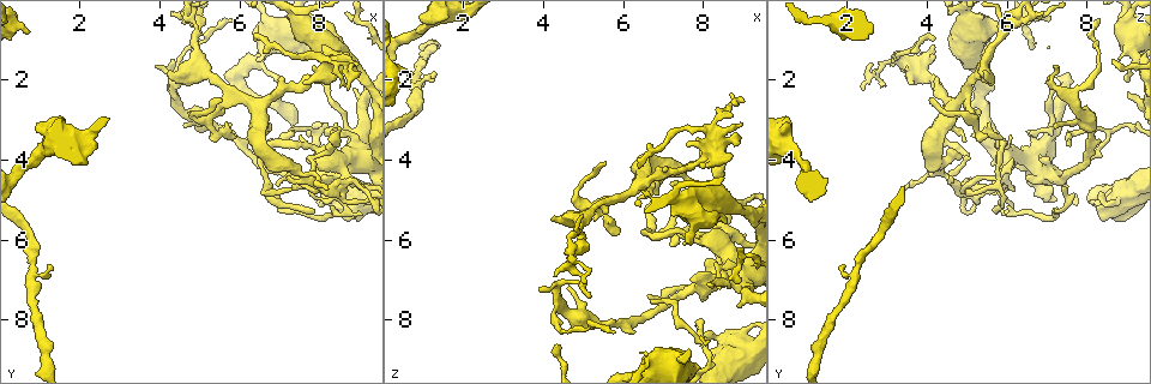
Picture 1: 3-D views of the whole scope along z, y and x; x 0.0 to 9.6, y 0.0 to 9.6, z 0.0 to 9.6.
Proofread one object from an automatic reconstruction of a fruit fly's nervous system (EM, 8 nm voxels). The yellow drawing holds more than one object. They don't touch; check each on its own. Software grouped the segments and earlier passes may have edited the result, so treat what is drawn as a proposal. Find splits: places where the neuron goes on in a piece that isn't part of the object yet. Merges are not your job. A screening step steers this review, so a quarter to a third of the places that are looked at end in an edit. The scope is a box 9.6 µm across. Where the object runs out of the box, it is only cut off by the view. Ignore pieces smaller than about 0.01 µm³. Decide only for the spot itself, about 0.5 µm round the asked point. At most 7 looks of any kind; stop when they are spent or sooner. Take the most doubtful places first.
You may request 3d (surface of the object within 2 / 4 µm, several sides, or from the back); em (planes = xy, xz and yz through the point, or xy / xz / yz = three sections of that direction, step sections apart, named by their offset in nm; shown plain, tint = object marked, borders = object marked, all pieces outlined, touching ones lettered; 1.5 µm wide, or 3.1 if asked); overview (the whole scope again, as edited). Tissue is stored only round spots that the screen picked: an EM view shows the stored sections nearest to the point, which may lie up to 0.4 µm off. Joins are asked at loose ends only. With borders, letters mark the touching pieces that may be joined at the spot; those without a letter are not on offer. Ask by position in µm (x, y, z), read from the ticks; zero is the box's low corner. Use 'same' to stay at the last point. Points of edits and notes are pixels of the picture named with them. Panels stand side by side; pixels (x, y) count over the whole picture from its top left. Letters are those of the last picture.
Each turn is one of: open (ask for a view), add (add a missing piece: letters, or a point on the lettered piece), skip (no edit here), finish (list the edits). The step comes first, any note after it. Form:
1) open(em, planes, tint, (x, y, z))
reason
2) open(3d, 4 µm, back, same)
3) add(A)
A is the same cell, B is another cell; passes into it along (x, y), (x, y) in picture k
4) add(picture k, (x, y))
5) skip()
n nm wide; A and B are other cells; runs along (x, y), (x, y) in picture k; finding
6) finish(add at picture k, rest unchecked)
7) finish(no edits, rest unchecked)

open(em, planes, borders, (6.95, 2.05, 9.10))
free end

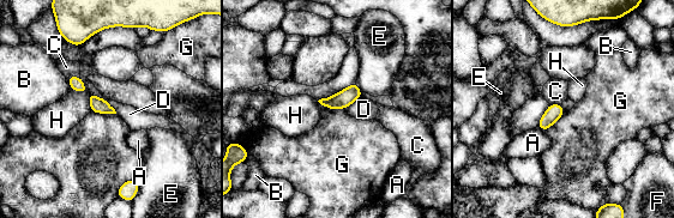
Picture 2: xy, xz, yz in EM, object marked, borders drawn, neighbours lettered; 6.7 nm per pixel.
skip()
A, B, C, D, E, F, G and H are other cells; border along (318, 101), (328, 108), (344, 109) in picture 2; none of them fits

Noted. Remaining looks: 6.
open(3d, 4 µm, back, (1.30, 6.65, 1.80))
free end

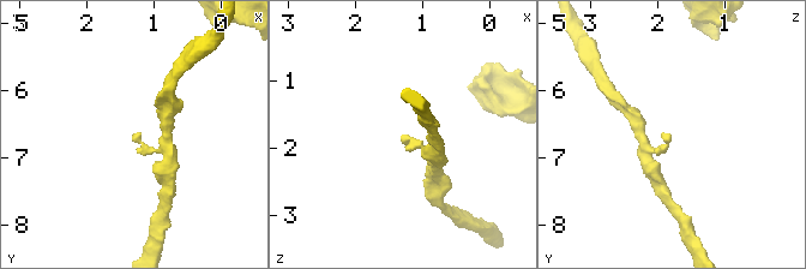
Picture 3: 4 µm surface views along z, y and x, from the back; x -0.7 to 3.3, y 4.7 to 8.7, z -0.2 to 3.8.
open(em, planes, plain, (1.30, 6.65, 1.85))

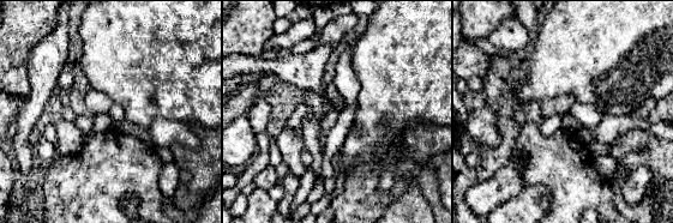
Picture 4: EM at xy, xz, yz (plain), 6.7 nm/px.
open(em, planes, borders, same)

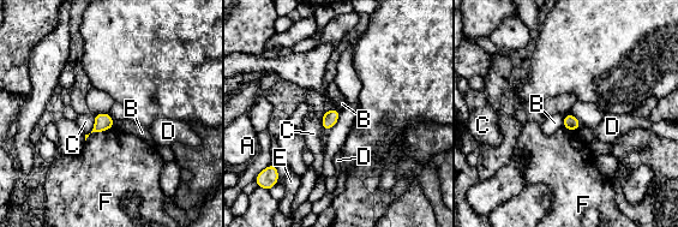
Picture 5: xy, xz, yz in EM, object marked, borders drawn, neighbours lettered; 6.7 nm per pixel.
skip()
100 nm wide; A, B, C, D, E and F are other cells; border along (562, 115), (563, 127) in picture 5; no lettered piece goes on from it

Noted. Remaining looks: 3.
open(em, yz, step 8, tint, (6.65, 4.80, 7.45))
branch stops here

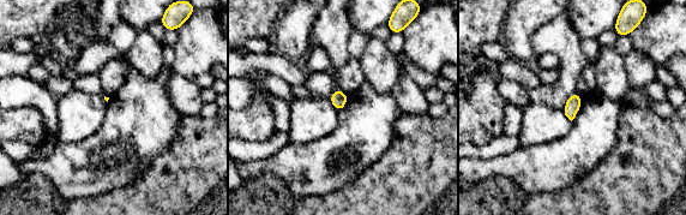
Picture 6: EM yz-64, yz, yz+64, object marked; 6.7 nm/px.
open(em, planes, borders, same)

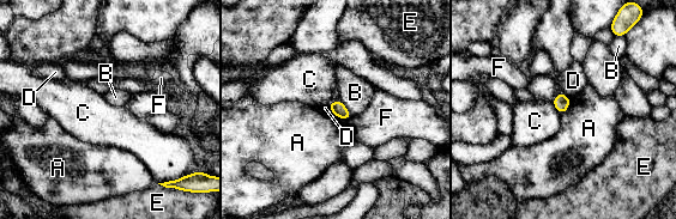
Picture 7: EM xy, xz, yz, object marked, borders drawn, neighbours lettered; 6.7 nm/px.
skip()
B touches over 150 nm; A, B, C, D, E and F are other cells; border along (571, 98), (569, 107), (561, 115) in picture 7; none of them fits

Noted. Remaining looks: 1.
finish(no edits, rest unchecked)

